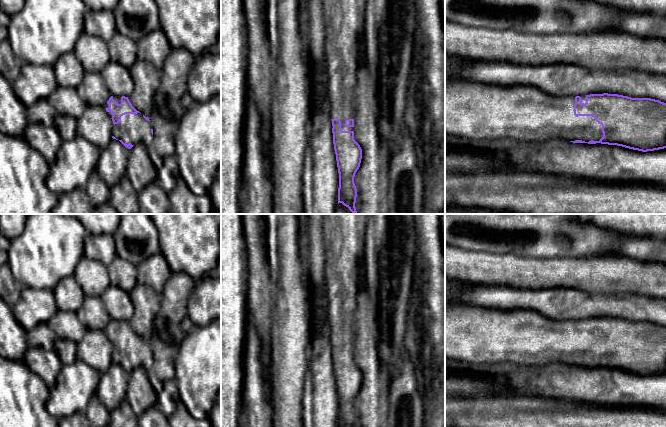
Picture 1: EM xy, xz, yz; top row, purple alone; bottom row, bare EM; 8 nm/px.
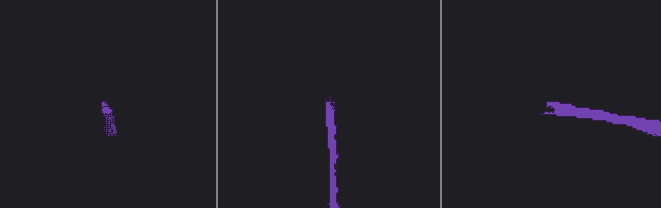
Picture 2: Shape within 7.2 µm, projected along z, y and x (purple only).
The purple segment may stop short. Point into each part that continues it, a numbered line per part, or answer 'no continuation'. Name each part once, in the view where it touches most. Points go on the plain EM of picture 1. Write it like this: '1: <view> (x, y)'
1: yz (479, 336)

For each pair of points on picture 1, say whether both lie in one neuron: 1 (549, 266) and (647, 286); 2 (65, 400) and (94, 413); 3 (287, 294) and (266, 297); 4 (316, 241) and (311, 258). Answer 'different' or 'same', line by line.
1: same
2: different
3: different
4: same

